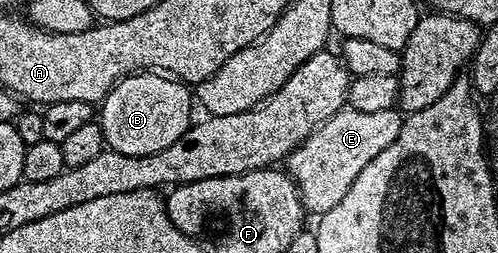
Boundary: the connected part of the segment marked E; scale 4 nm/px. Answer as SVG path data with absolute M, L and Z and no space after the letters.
M395 107L380 109L377 113L344 109L329 117L304 143L294 147L286 157L285 170L297 185L304 208L308 212L315 211L316 216L333 209L333 205L349 193L349 185L357 181L357 173L361 173L377 153L397 141L403 120L404 116Z

